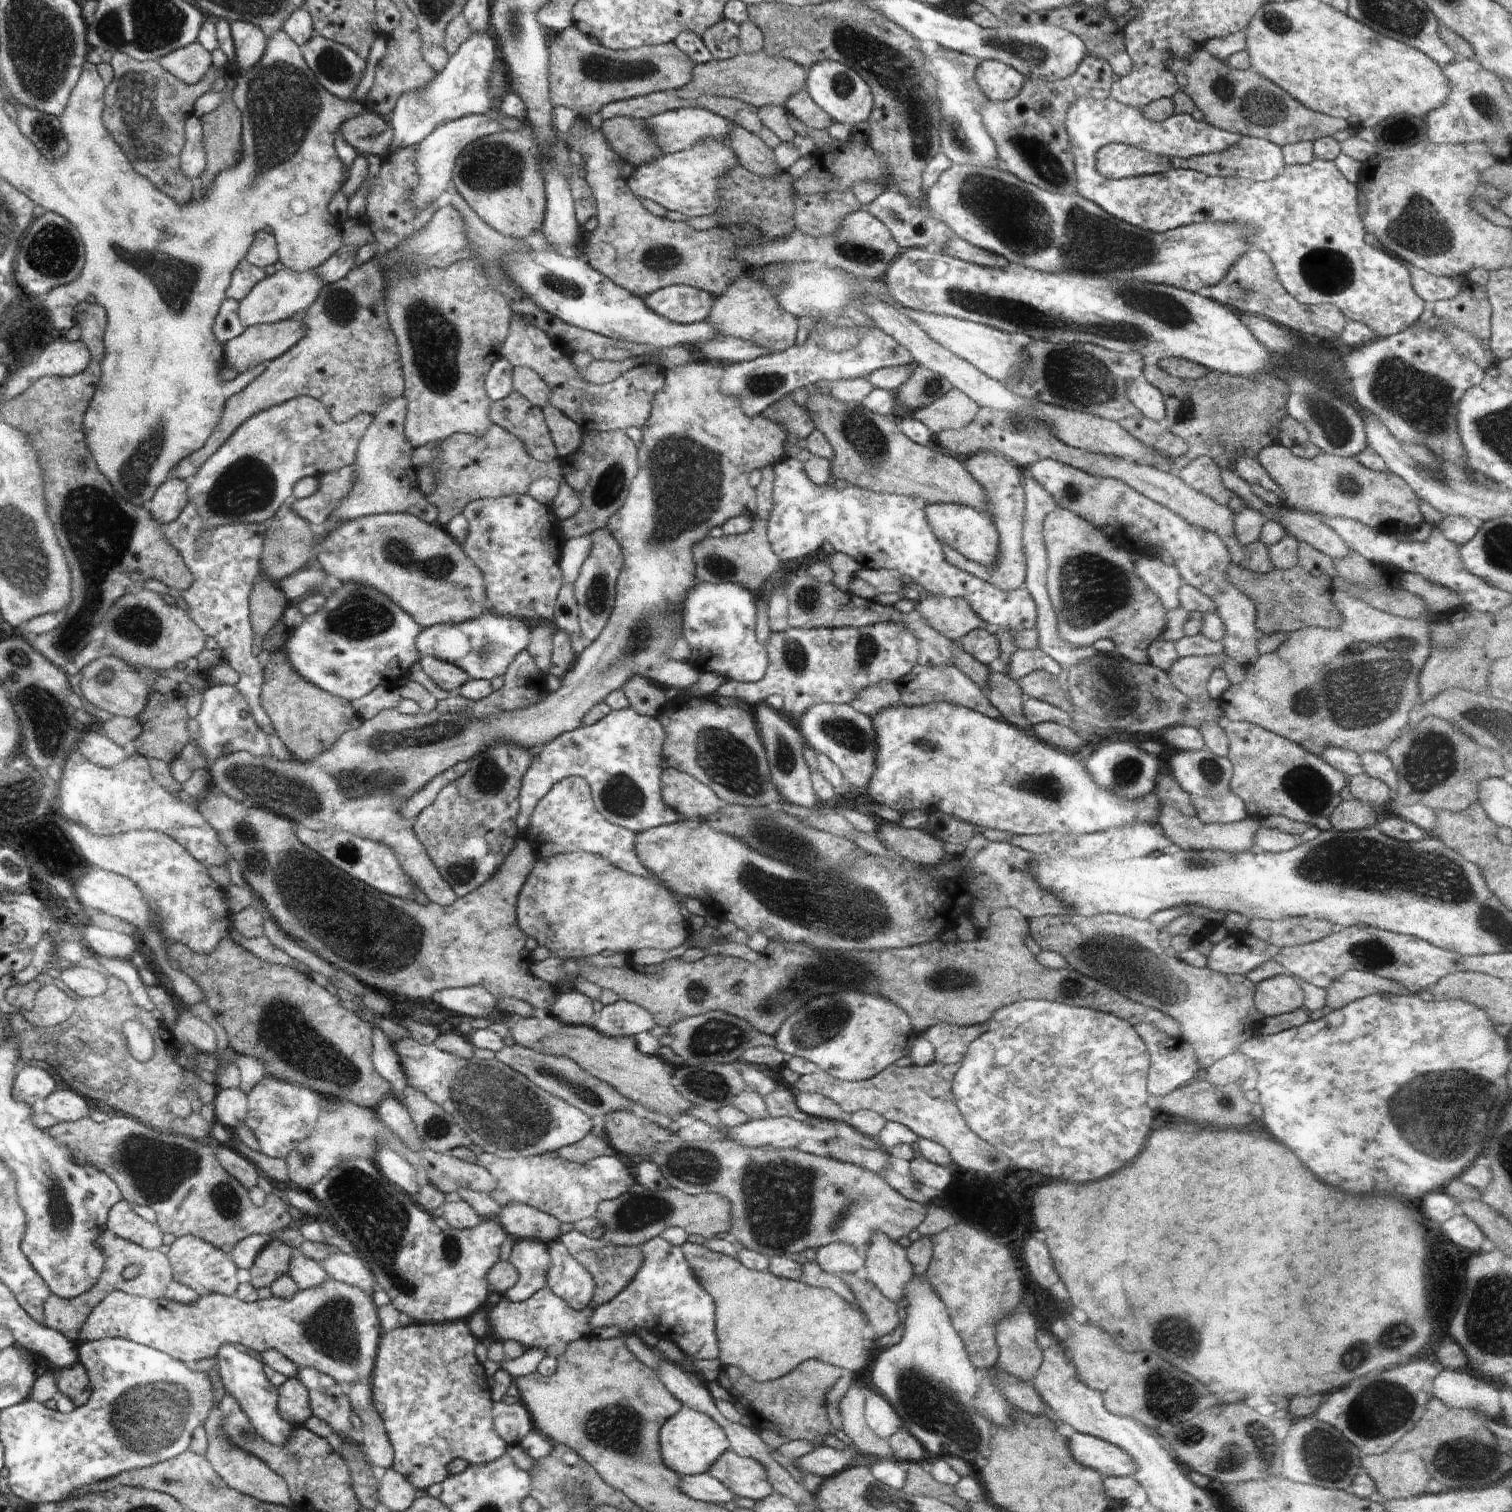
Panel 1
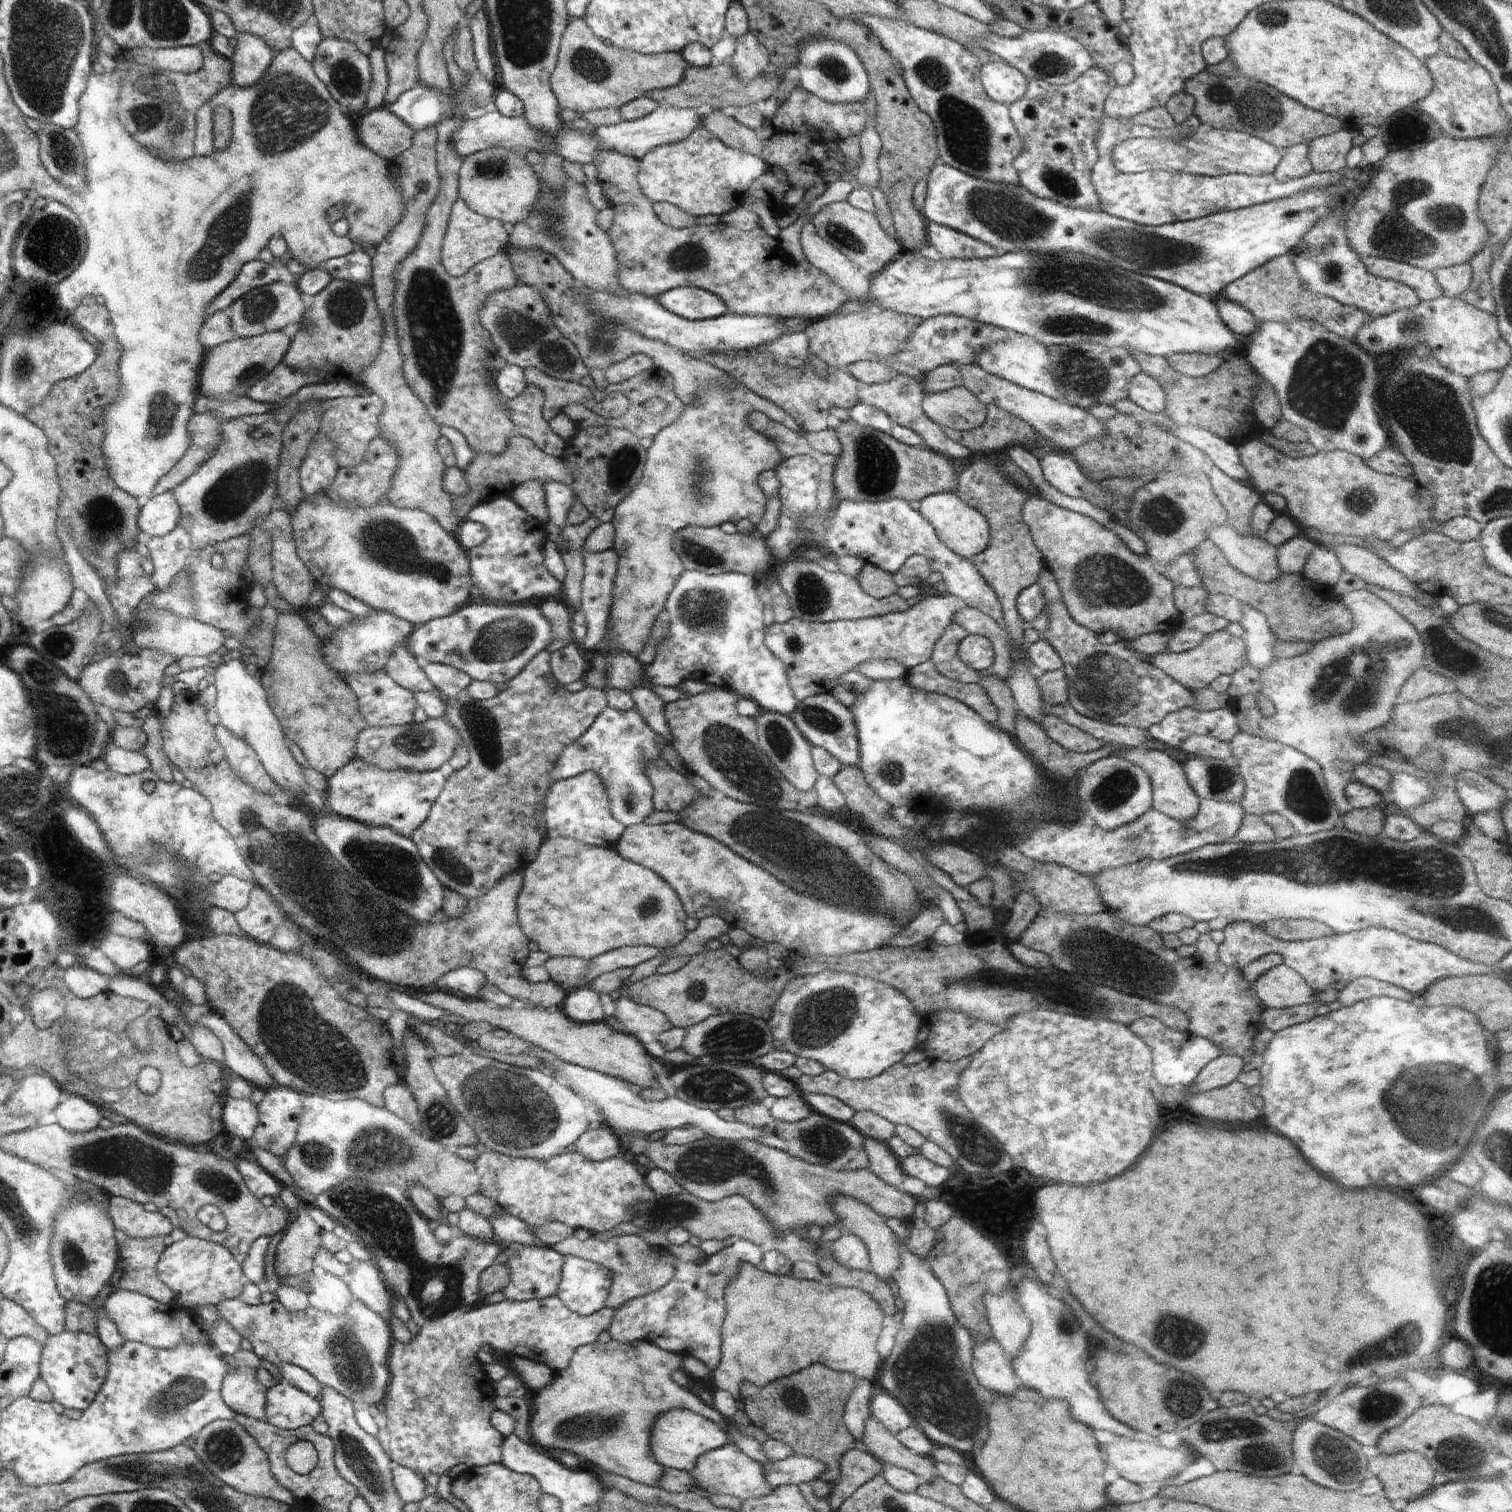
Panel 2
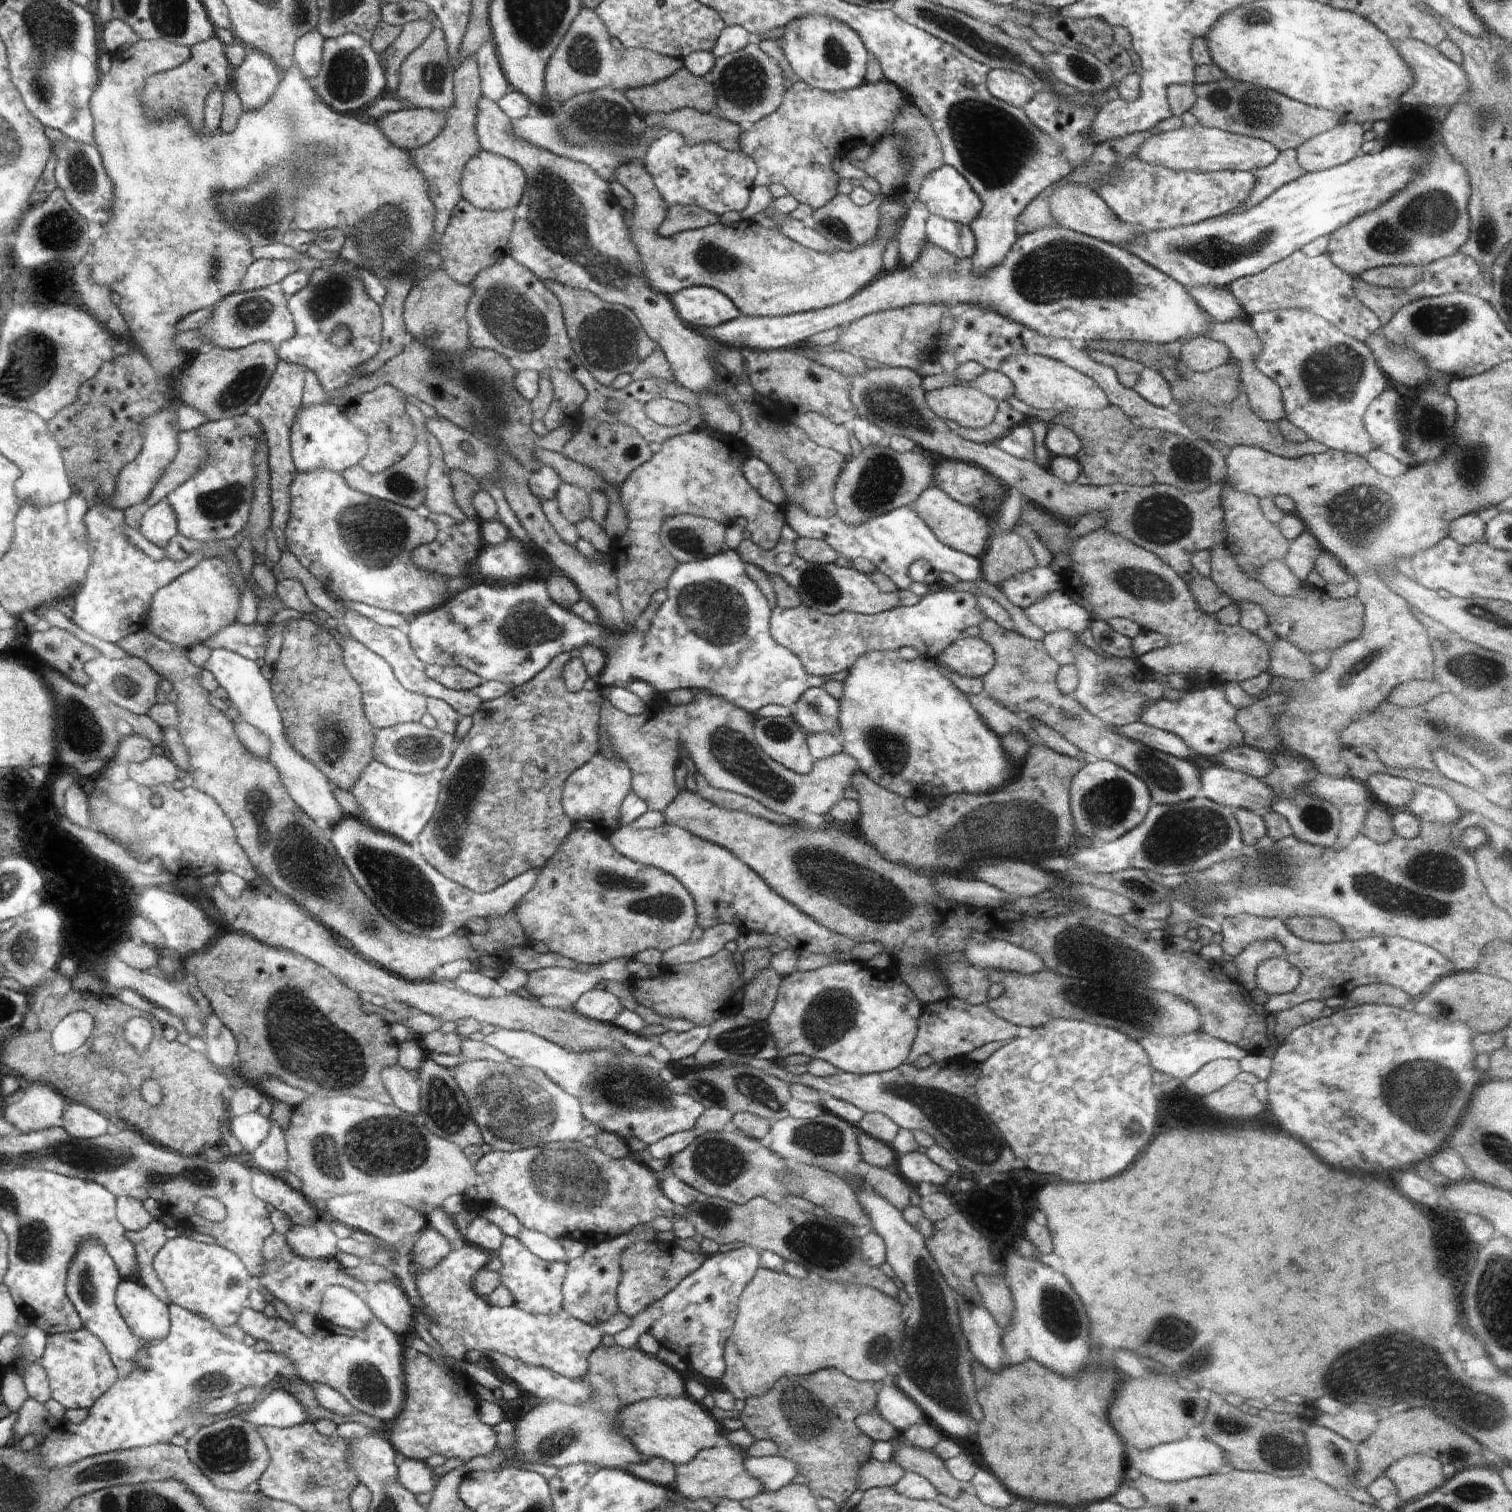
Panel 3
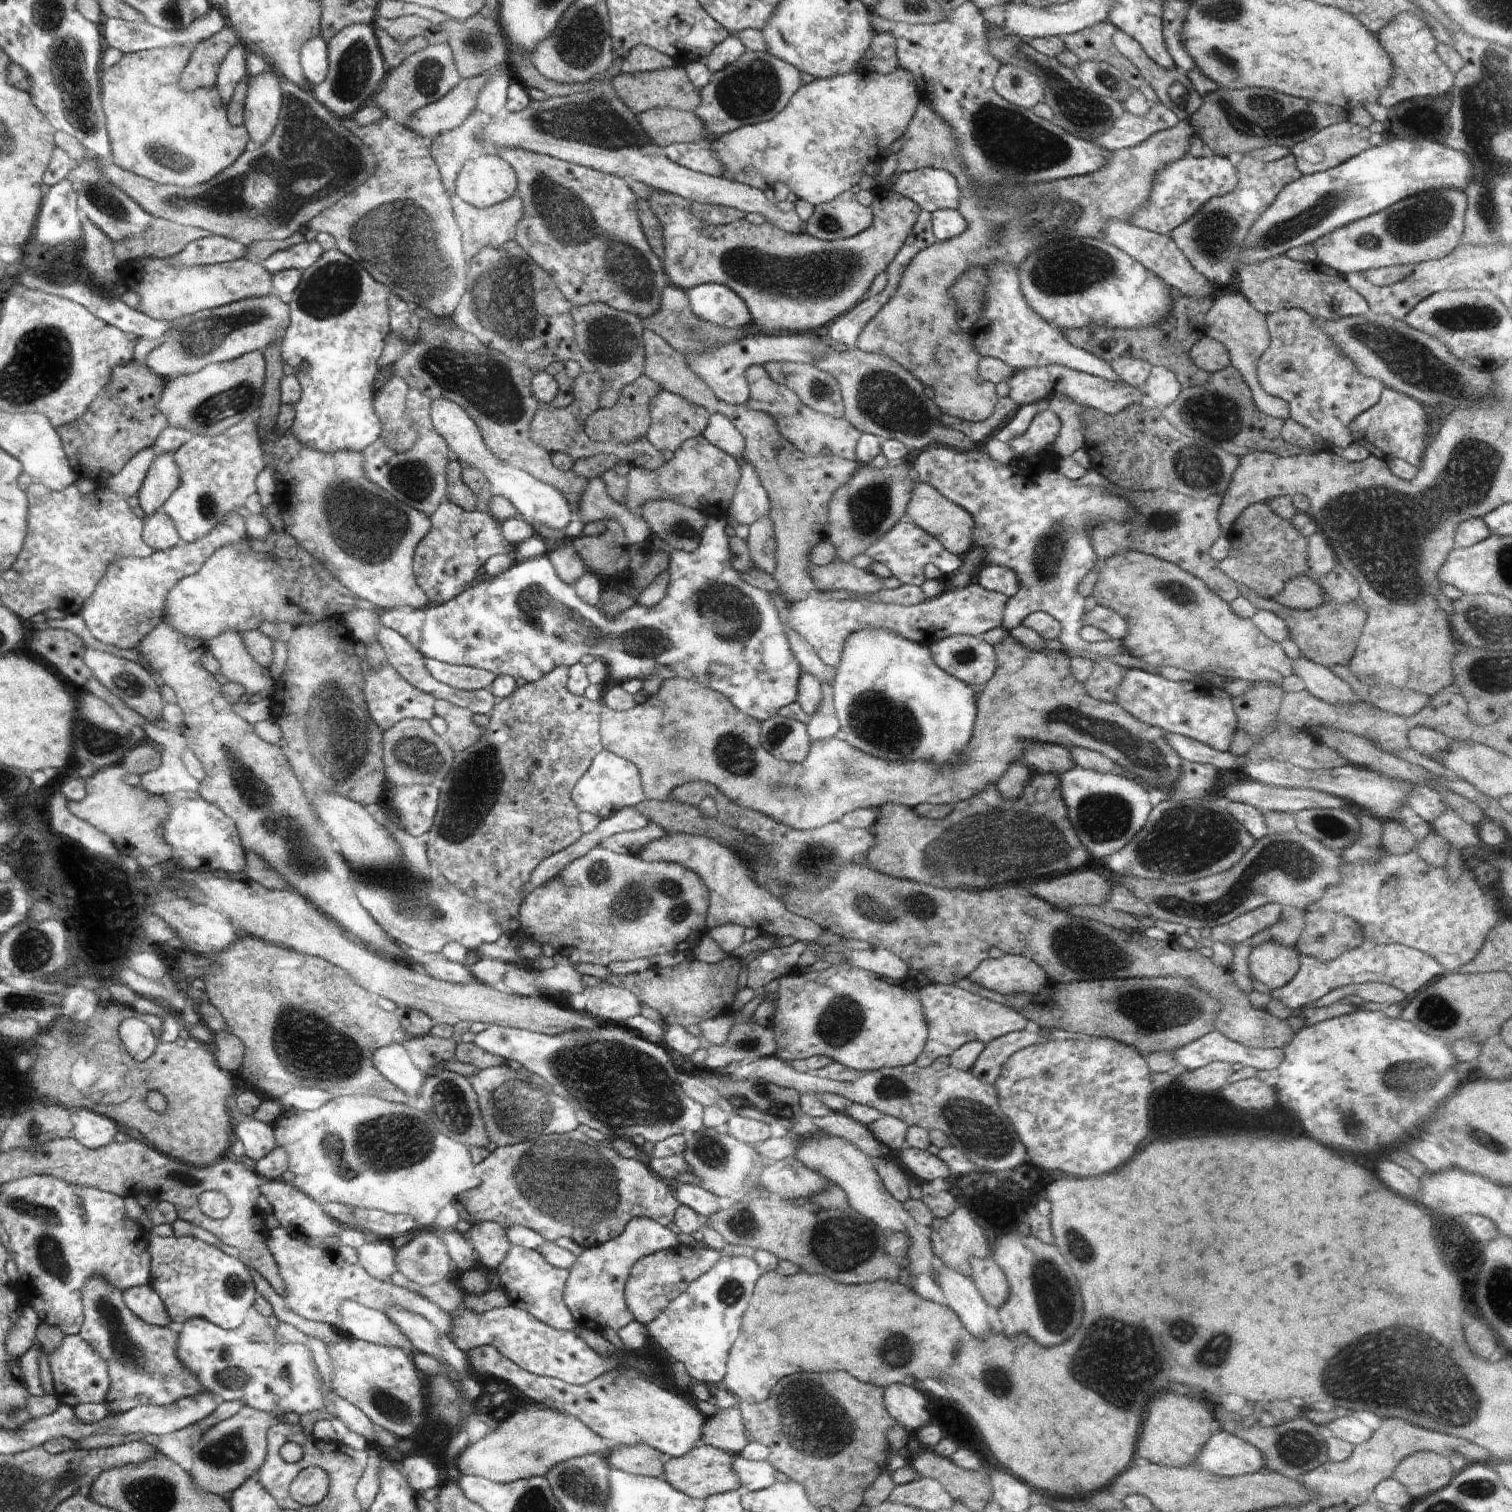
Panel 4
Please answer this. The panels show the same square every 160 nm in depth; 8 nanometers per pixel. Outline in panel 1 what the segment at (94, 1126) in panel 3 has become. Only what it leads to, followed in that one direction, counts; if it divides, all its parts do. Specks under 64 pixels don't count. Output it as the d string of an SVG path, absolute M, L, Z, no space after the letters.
M70 1082L64 1088L58 1089L58 1092L53 1092L40 1108L60 1123L73 1123L86 1118L89 1107L84 1097L79 1095L76 1087Z

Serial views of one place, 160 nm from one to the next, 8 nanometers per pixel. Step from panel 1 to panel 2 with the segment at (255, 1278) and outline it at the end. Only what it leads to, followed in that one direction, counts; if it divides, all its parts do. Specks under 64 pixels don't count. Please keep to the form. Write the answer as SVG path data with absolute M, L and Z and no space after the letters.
M299 1203L294 1220L289 1221L286 1234L275 1250L275 1272L280 1280L286 1275L303 1275L314 1271L312 1262L321 1247L322 1228L307 1213L306 1205Z

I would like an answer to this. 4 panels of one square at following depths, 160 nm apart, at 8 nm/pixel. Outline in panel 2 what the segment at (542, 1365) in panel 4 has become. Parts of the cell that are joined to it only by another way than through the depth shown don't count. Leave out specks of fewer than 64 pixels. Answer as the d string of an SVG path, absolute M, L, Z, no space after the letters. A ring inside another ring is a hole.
M346 1180L346 1184L340 1184L330 1191L326 1191L322 1195L318 1195L314 1204L323 1210L329 1217L331 1217L335 1224L340 1224L350 1228L351 1232L354 1233L358 1238L362 1238L366 1242L366 1248L376 1256L378 1260L378 1270L385 1282L387 1288L394 1294L395 1297L402 1296L406 1300L408 1308L410 1308L411 1317L416 1317L416 1320L420 1321L420 1332L418 1336L414 1336L407 1343L395 1342L394 1346L391 1348L391 1354L389 1356L389 1368L392 1372L392 1380L390 1384L390 1396L384 1396L386 1398L386 1404L384 1402L381 1404L385 1410L388 1424L387 1429L390 1435L390 1448L388 1450L389 1456L392 1458L392 1463L401 1464L402 1466L411 1468L414 1472L417 1472L422 1477L426 1477L430 1473L438 1474L449 1474L450 1469L456 1464L466 1464L468 1470L475 1469L476 1467L485 1467L491 1464L496 1464L501 1462L501 1444L504 1442L504 1435L500 1434L496 1428L492 1426L489 1416L492 1412L492 1402L495 1399L495 1392L490 1390L490 1380L484 1376L484 1370L480 1366L480 1362L476 1360L476 1354L482 1349L484 1344L488 1347L503 1351L506 1354L512 1354L514 1357L526 1357L527 1359L532 1359L536 1362L543 1362L546 1366L549 1366L555 1373L566 1370L569 1365L570 1359L572 1358L573 1352L582 1345L590 1344L598 1340L598 1336L604 1330L611 1325L613 1321L615 1310L610 1307L602 1307L598 1312L591 1314L590 1316L582 1316L578 1313L568 1310L562 1301L554 1296L545 1299L530 1299L529 1301L509 1301L506 1299L503 1302L496 1304L487 1304L483 1301L483 1295L480 1287L481 1275L488 1270L490 1264L496 1260L498 1256L498 1242L496 1240L485 1241L482 1239L477 1239L468 1235L454 1237L449 1243L441 1243L433 1233L433 1230L428 1224L428 1219L423 1217L421 1214L416 1214L415 1204L412 1204L396 1186L388 1186L388 1184L372 1184L372 1182L366 1182L366 1180ZM404 1238L412 1238L412 1248L414 1252L406 1254L406 1252L400 1252L400 1246L394 1244L394 1240L398 1240L400 1244L404 1242Z

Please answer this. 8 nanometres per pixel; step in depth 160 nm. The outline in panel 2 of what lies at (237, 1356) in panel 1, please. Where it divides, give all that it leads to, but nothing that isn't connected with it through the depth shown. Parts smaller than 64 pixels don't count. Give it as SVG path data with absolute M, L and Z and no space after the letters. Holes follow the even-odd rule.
M204 1305L198 1308L199 1317L206 1323L206 1330L210 1340L222 1348L222 1354L232 1356L241 1350L240 1336L235 1328L224 1318L221 1317L216 1305ZM239 1365L238 1370L229 1372L224 1380L222 1396L236 1413L266 1421L264 1400L267 1389L256 1382L254 1370Z

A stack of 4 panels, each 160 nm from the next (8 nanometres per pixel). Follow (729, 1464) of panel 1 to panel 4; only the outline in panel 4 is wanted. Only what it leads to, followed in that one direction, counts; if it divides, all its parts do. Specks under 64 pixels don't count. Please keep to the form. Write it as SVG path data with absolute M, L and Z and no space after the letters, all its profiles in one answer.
M699 1443L684 1456L668 1459L663 1466L662 1478L677 1491L683 1492L694 1499L706 1498L716 1493L740 1489L739 1479L732 1468L733 1455L722 1449Z

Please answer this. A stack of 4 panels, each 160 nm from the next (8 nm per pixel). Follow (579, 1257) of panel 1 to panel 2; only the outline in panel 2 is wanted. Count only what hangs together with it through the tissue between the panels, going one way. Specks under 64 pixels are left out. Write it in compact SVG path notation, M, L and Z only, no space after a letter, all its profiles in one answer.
M635 1234L616 1235L608 1241L597 1240L594 1236L587 1240L579 1240L572 1235L559 1243L553 1244L552 1248L562 1256L580 1257L604 1265L610 1270L612 1284L605 1306L614 1310L619 1309L633 1298L660 1290L675 1275L675 1264L668 1248L649 1245L642 1237Z

